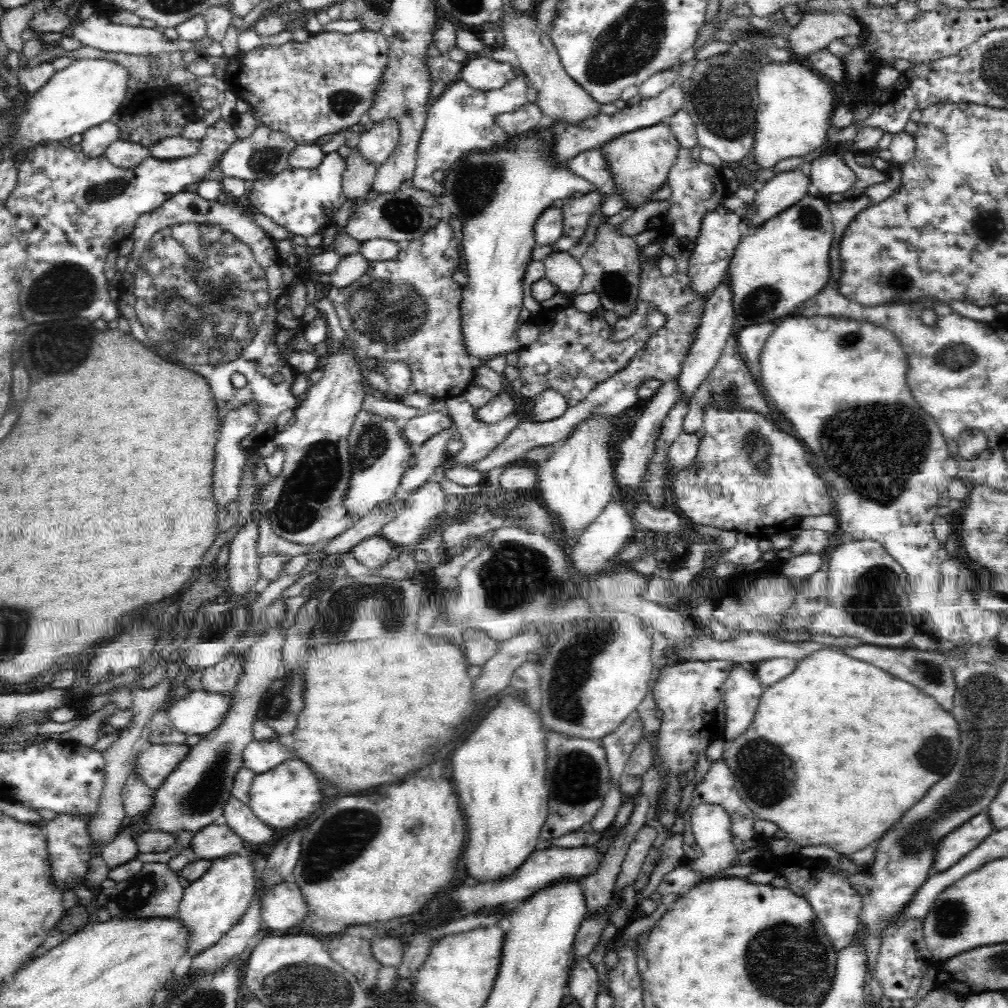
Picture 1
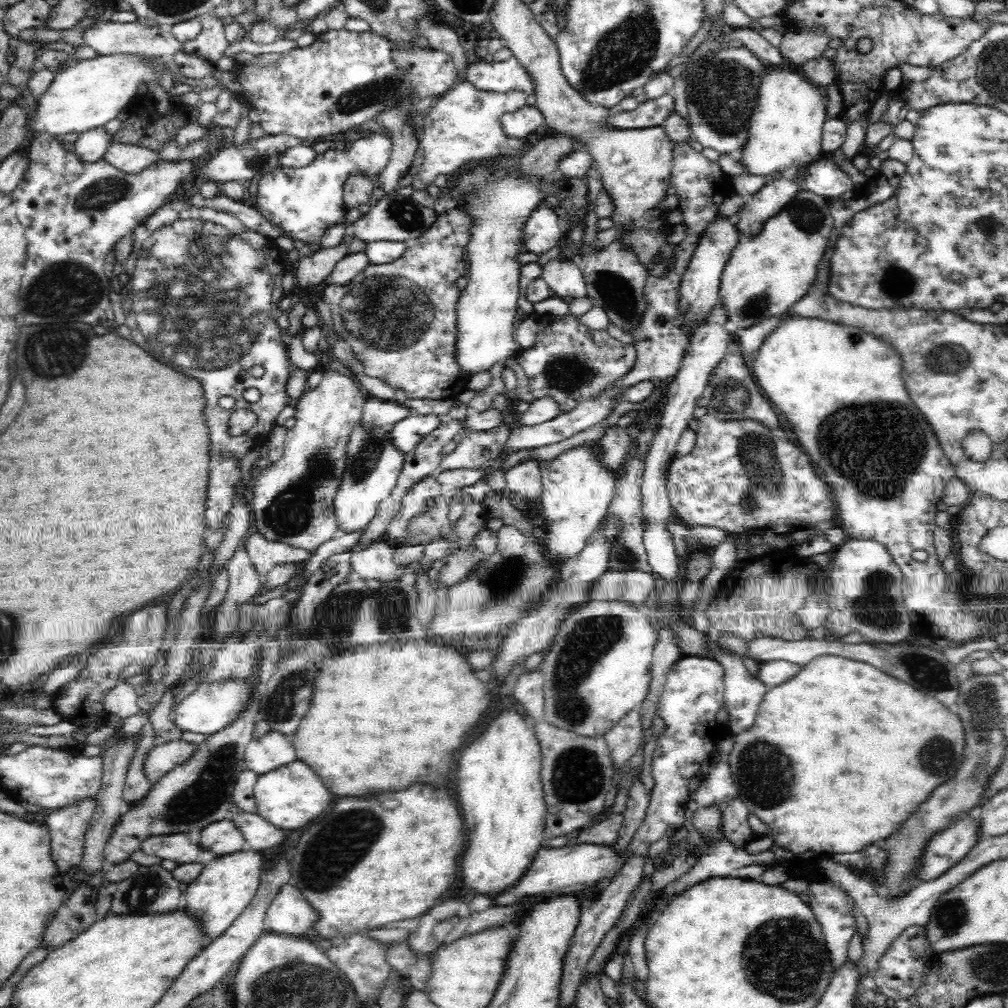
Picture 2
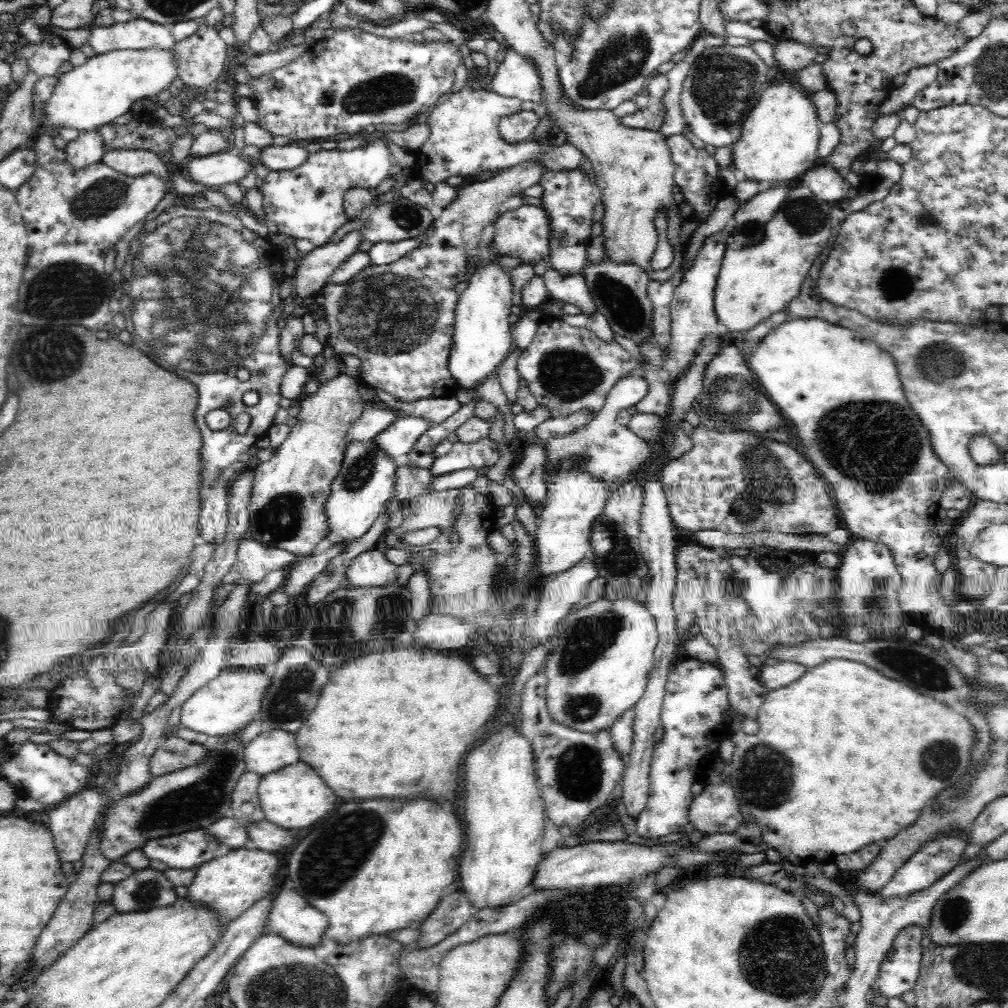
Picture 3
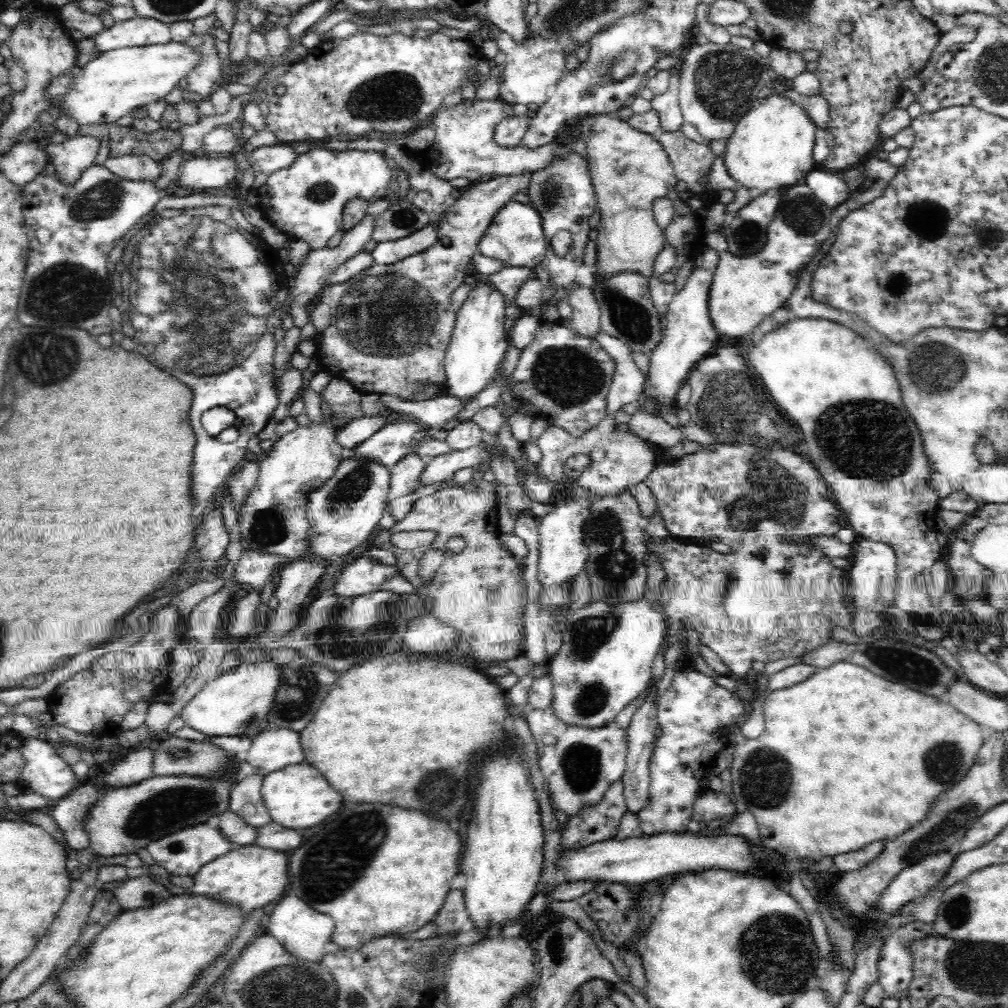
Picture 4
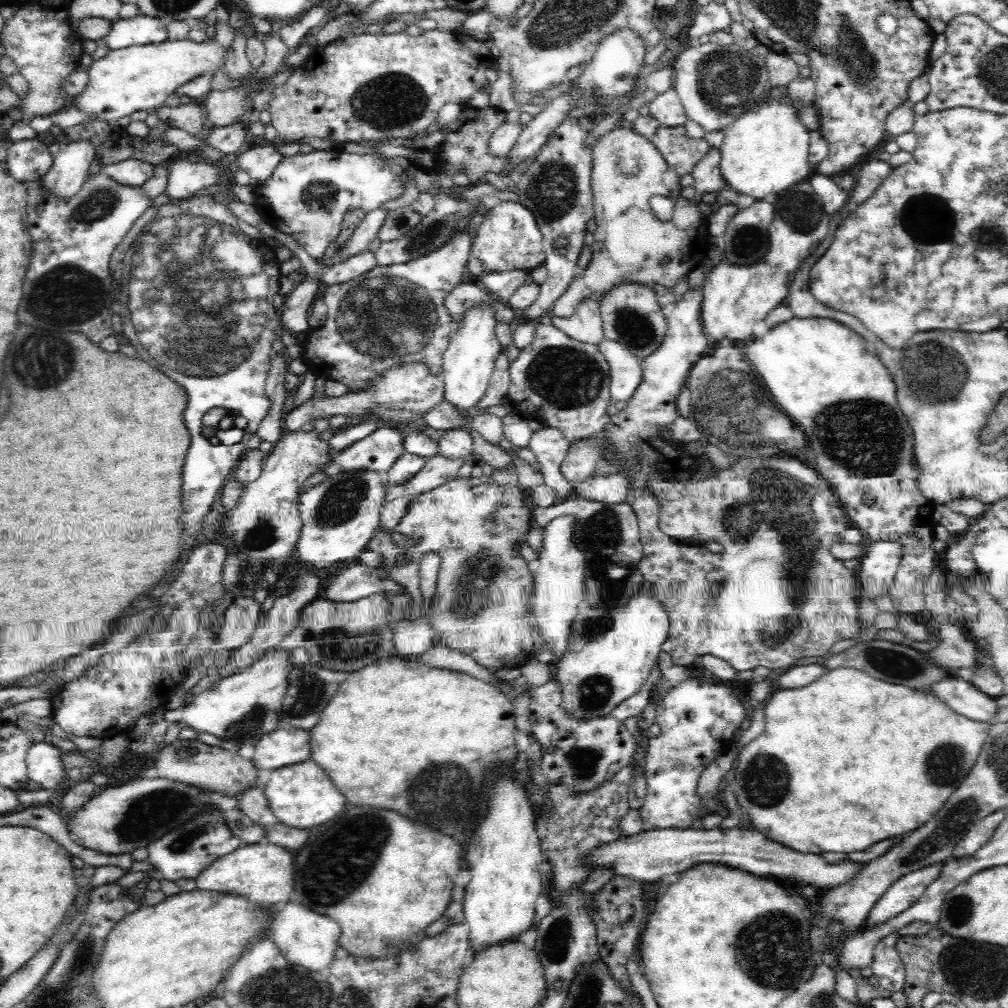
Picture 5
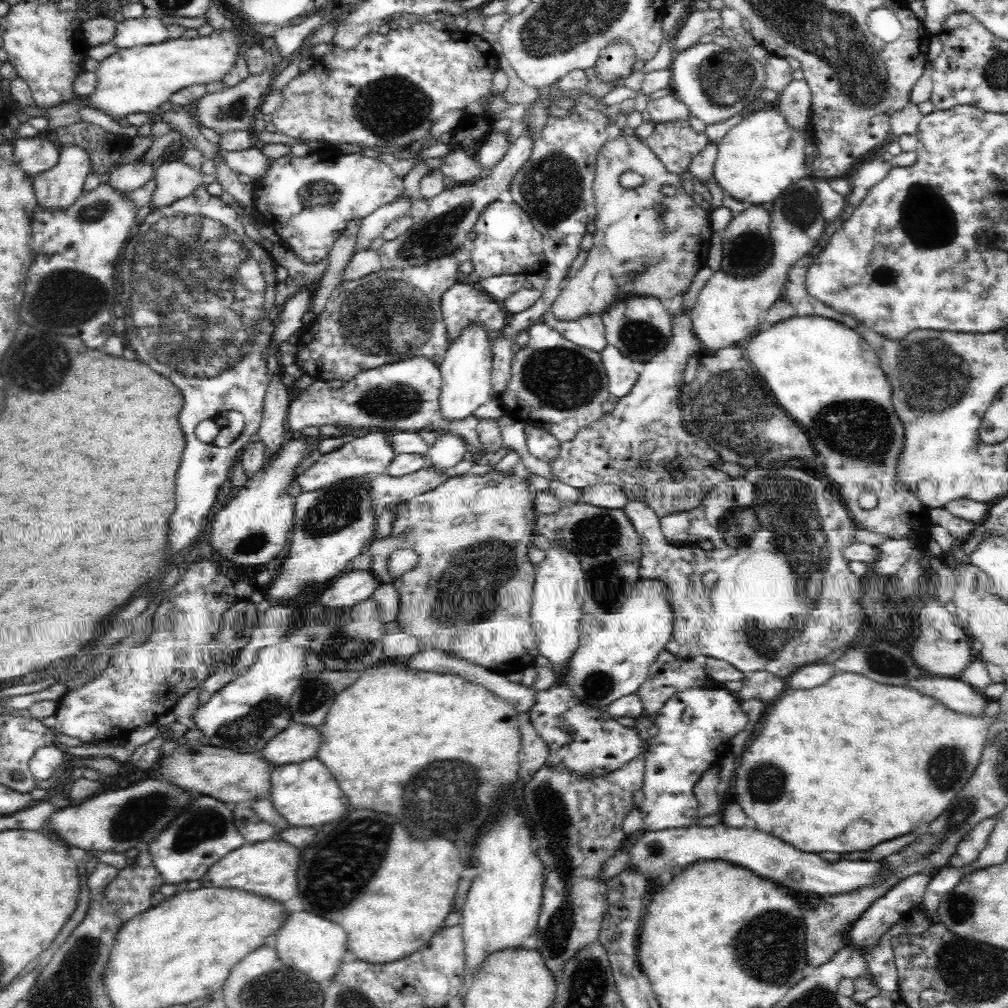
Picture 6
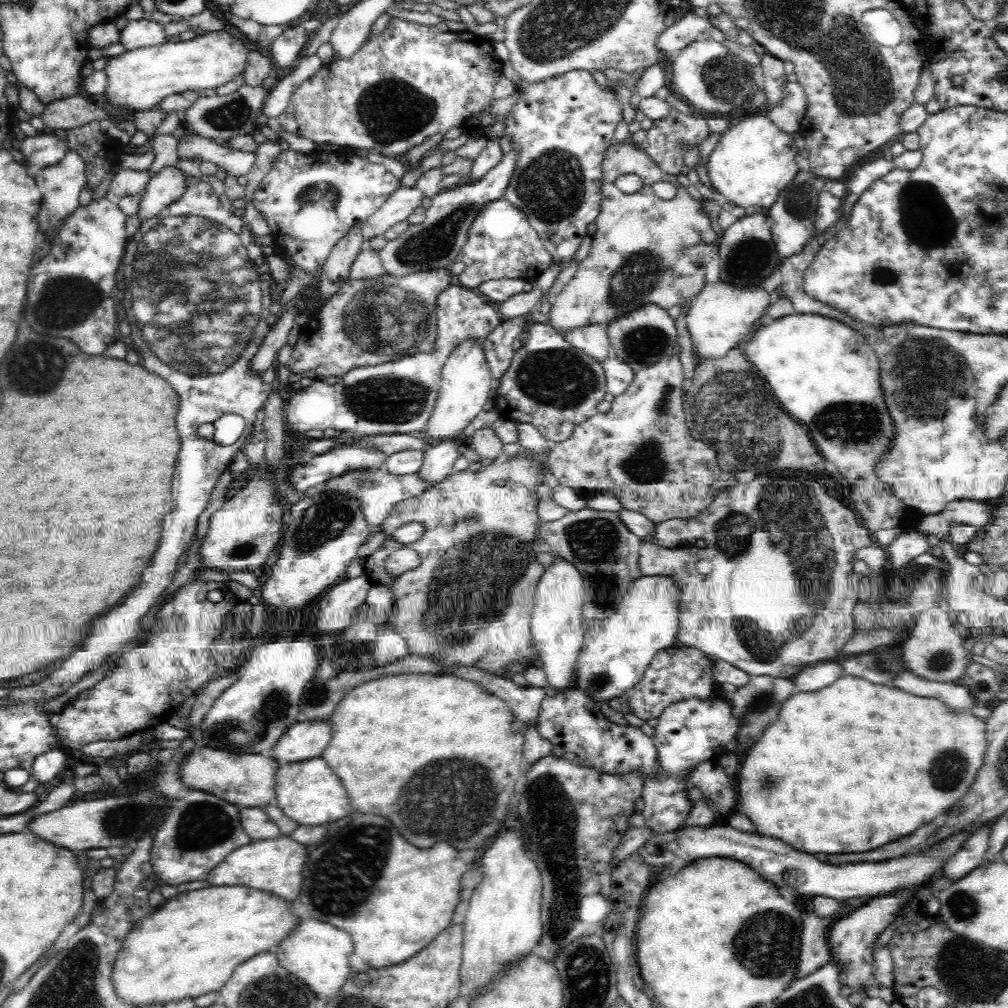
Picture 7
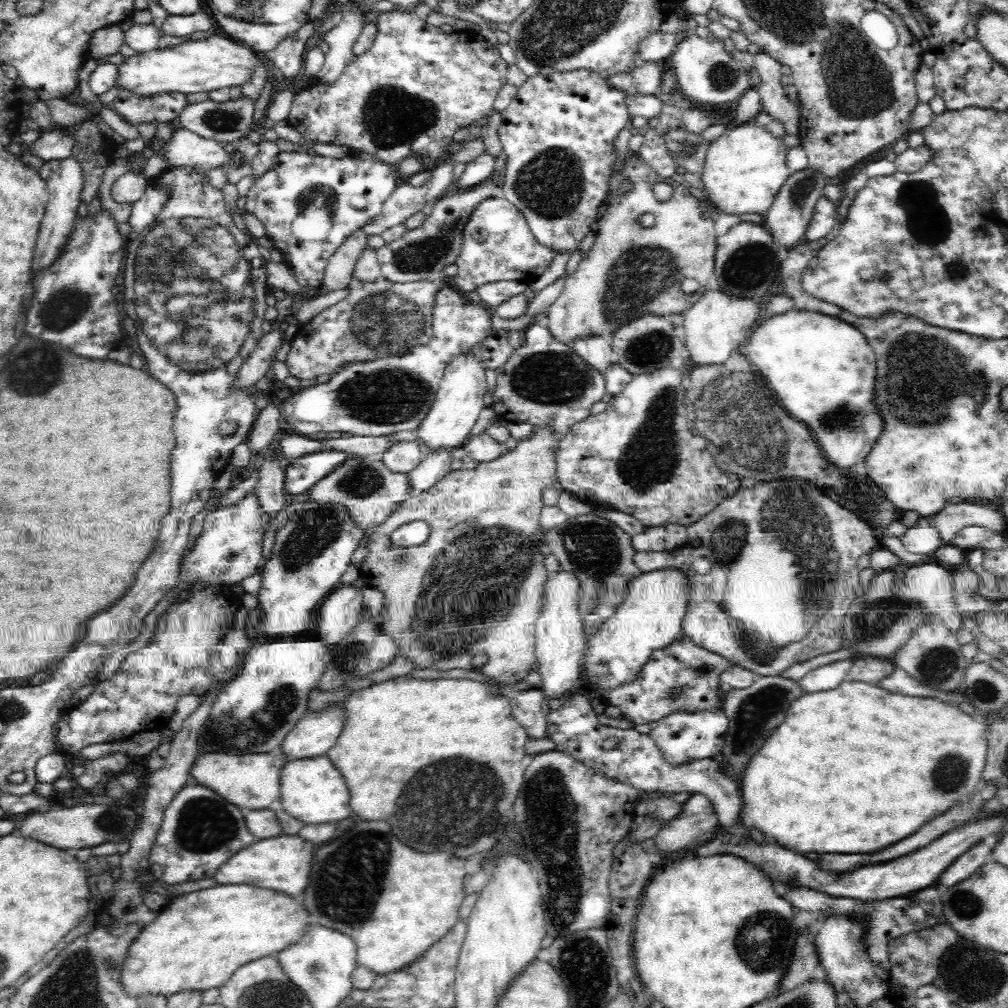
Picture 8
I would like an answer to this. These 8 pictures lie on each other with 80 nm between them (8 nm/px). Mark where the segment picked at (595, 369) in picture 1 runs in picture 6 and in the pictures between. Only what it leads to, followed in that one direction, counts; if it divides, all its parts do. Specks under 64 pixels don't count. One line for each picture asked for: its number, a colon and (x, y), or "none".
2: (568, 361)
3: (568, 369)
4: (566, 377)
5: (564, 383)
6: (558, 386)

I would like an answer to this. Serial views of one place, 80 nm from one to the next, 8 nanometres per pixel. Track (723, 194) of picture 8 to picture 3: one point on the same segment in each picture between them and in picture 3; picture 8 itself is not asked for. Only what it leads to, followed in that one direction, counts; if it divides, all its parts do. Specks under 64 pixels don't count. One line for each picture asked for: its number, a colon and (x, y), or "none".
3: (779, 142)
4: (771, 148)
5: (765, 151)
6: (758, 159)
7: (753, 162)

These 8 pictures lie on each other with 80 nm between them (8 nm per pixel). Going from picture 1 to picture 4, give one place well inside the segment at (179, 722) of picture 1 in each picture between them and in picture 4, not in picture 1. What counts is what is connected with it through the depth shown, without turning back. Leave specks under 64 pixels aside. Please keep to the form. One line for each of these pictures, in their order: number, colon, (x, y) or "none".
2: (212, 707)
3: (226, 704)
4: (236, 703)

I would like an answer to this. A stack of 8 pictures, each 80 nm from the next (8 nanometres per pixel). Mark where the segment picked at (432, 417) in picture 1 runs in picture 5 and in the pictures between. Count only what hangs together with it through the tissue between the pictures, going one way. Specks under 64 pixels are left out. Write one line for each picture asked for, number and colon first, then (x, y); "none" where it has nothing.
2: (404, 435)
3: (397, 440)
4: (392, 442)
5: (378, 451)

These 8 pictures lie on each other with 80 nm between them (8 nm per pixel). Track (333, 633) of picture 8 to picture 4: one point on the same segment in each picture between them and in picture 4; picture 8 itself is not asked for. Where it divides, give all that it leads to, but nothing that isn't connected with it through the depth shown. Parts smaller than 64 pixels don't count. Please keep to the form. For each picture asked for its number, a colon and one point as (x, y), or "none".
4: (363, 575)
5: (358, 581)
6: (345, 592)
7: (341, 605)

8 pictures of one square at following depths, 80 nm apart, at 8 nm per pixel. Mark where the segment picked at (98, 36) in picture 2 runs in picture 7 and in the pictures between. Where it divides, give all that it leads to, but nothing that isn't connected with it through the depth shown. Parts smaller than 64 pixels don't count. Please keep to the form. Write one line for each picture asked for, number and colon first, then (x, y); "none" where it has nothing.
3: (137, 34)
4: (138, 31)
5: (140, 30)
6: (142, 31)
7: (141, 33)

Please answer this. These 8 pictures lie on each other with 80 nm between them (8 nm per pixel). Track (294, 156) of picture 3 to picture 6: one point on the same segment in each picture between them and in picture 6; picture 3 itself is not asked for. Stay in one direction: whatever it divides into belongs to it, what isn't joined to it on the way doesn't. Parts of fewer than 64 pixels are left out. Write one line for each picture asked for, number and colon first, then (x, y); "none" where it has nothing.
4: (264, 161)
5: (259, 162)
6: (252, 162)

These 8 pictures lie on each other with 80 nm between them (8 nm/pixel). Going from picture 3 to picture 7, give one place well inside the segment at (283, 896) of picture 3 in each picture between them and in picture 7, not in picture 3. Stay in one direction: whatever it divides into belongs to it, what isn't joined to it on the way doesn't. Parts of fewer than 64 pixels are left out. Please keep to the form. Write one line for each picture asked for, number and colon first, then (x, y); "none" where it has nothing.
4: (303, 933)
5: (305, 938)
6: (313, 946)
7: (321, 956)

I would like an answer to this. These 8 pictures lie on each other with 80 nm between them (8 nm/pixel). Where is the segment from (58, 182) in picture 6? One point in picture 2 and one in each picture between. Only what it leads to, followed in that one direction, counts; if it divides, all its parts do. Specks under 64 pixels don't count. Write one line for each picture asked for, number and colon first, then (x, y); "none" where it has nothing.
2: (91, 146)
3: (87, 149)
4: (71, 158)
5: (71, 161)

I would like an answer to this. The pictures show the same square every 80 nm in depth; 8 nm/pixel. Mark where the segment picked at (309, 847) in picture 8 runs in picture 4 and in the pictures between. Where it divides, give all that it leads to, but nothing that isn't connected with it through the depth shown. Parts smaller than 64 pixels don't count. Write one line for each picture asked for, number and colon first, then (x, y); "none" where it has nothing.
4: (251, 877)
5: (264, 875)
6: (266, 868)
7: (275, 866)

